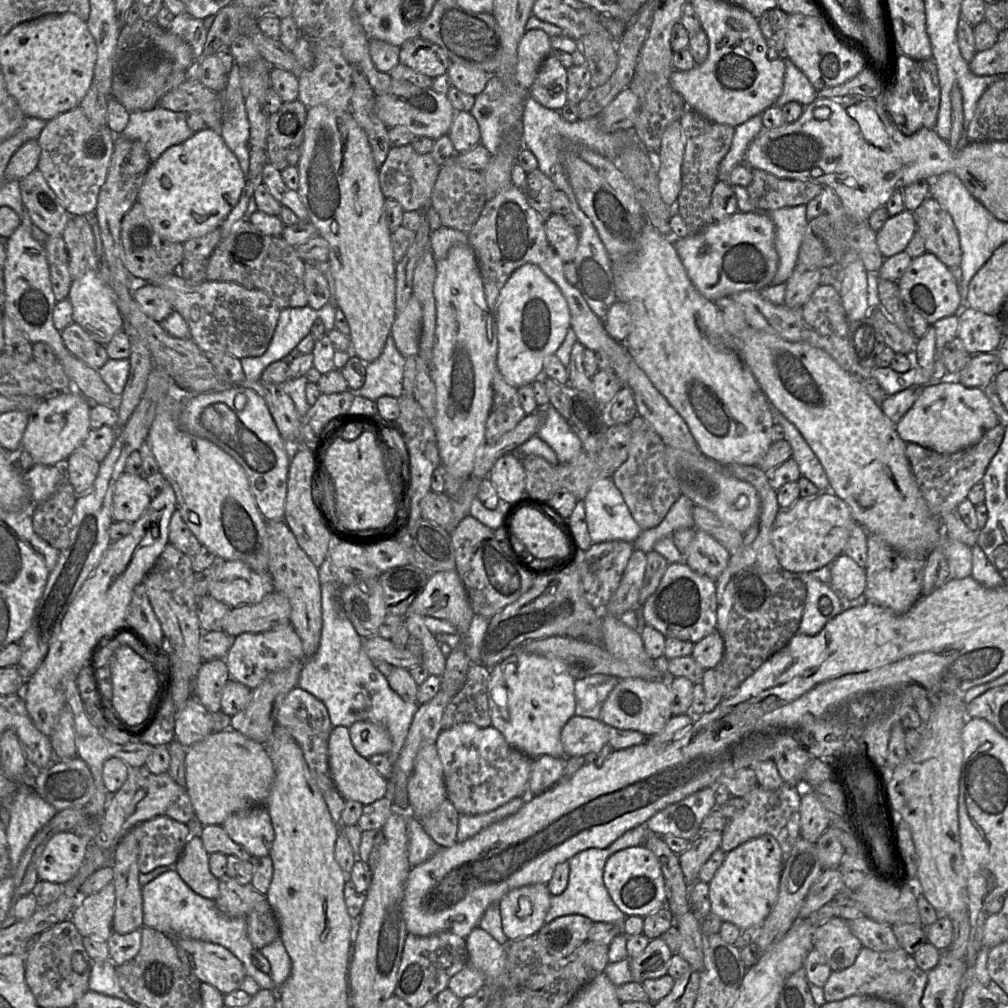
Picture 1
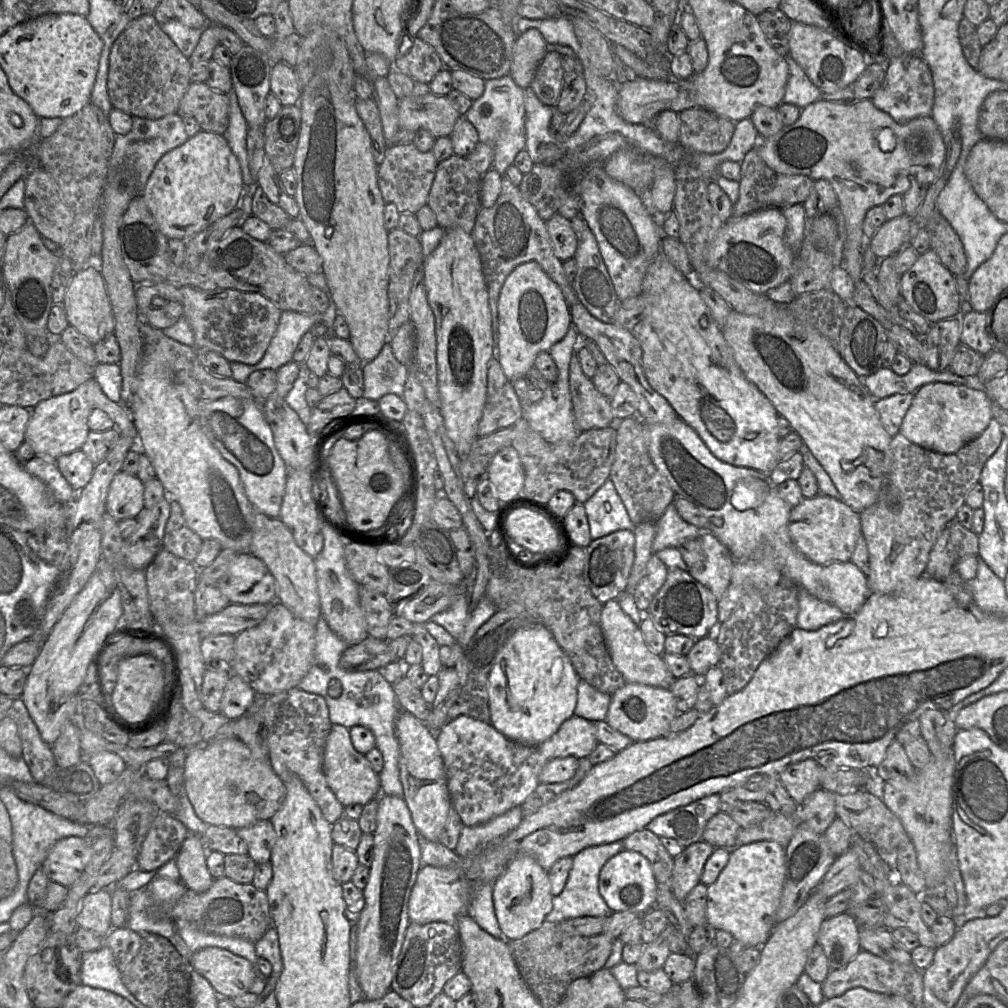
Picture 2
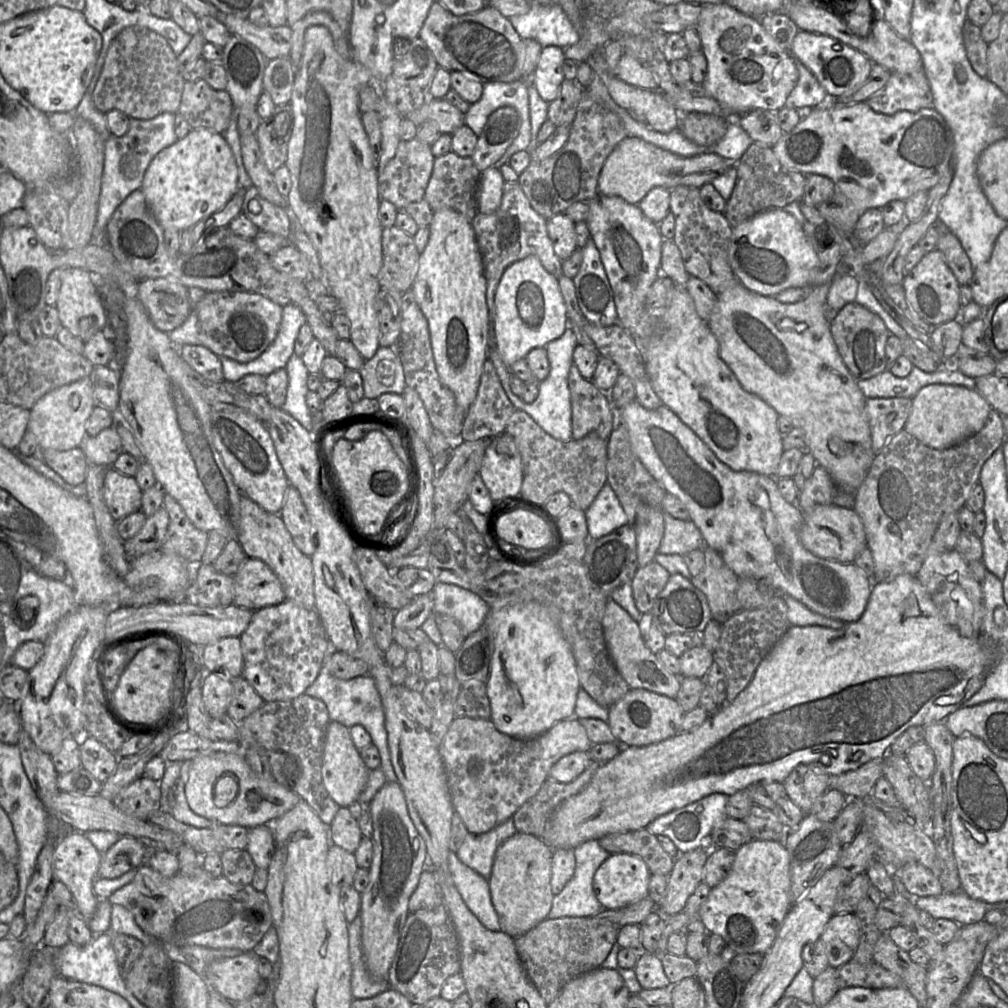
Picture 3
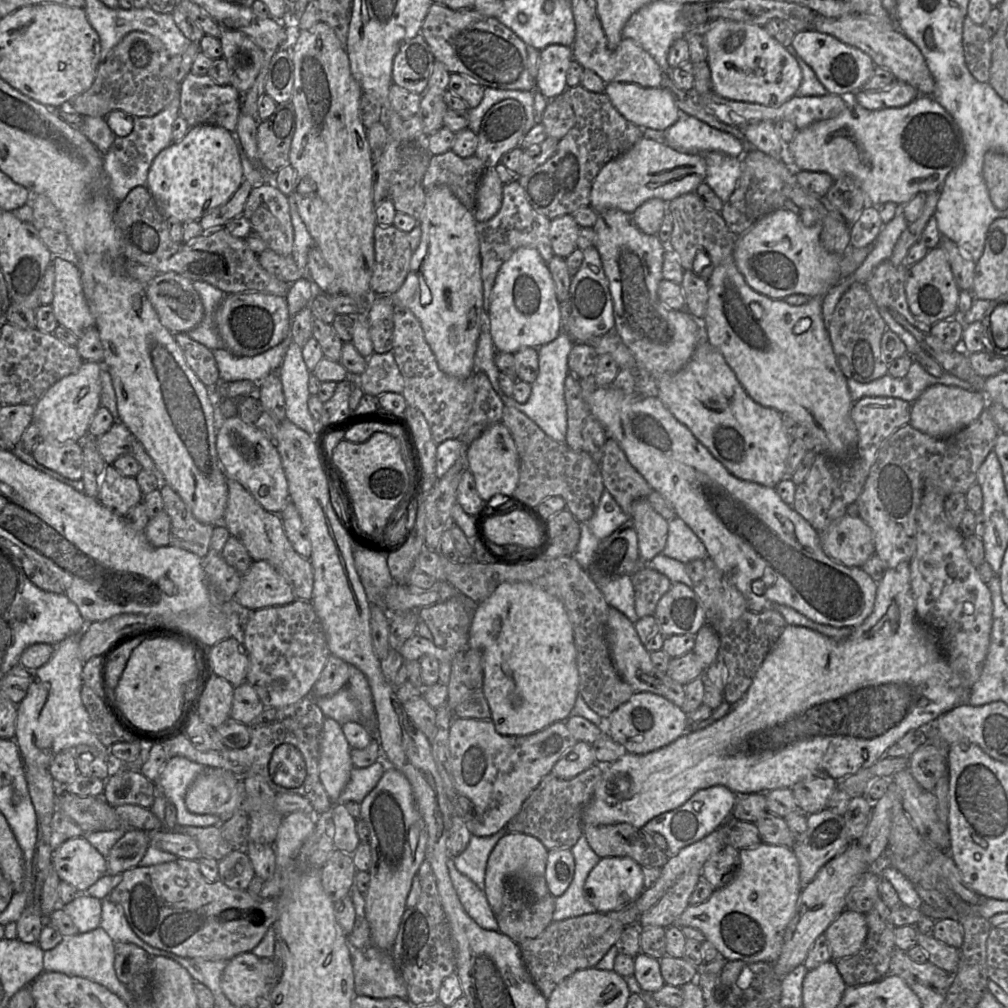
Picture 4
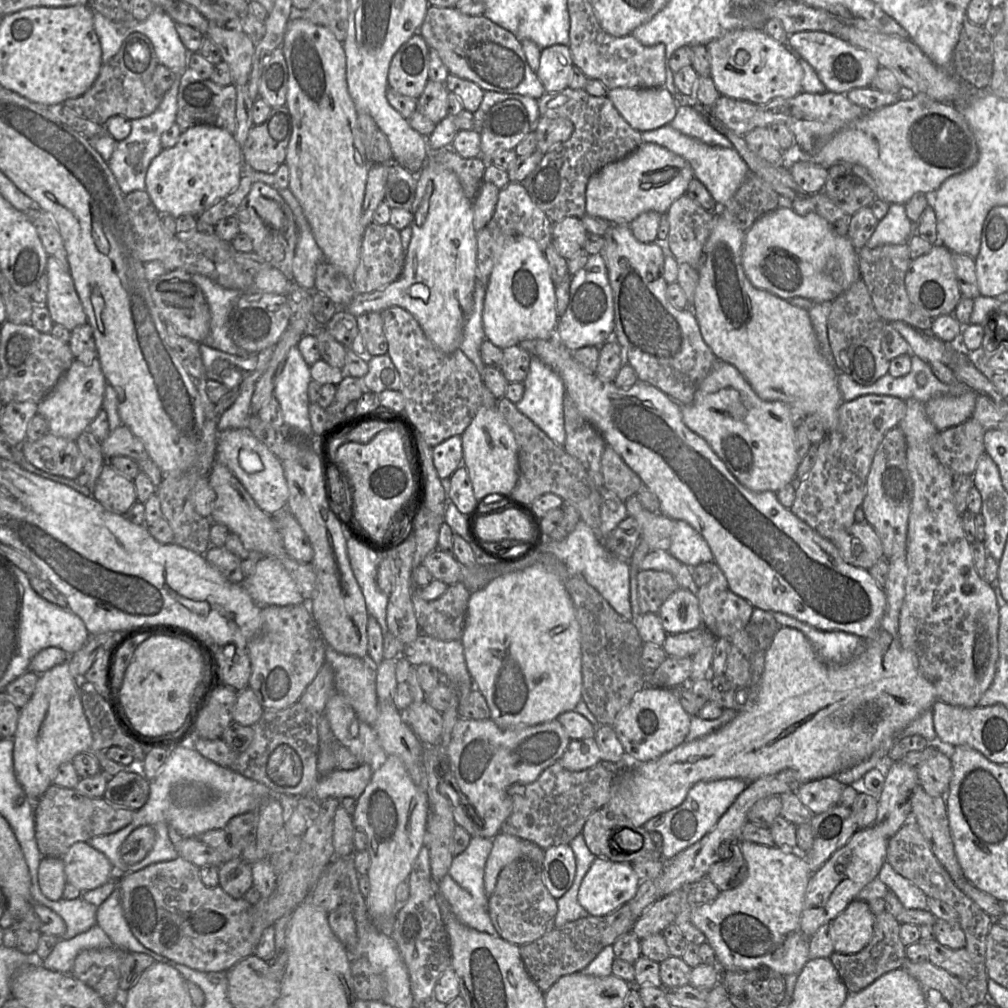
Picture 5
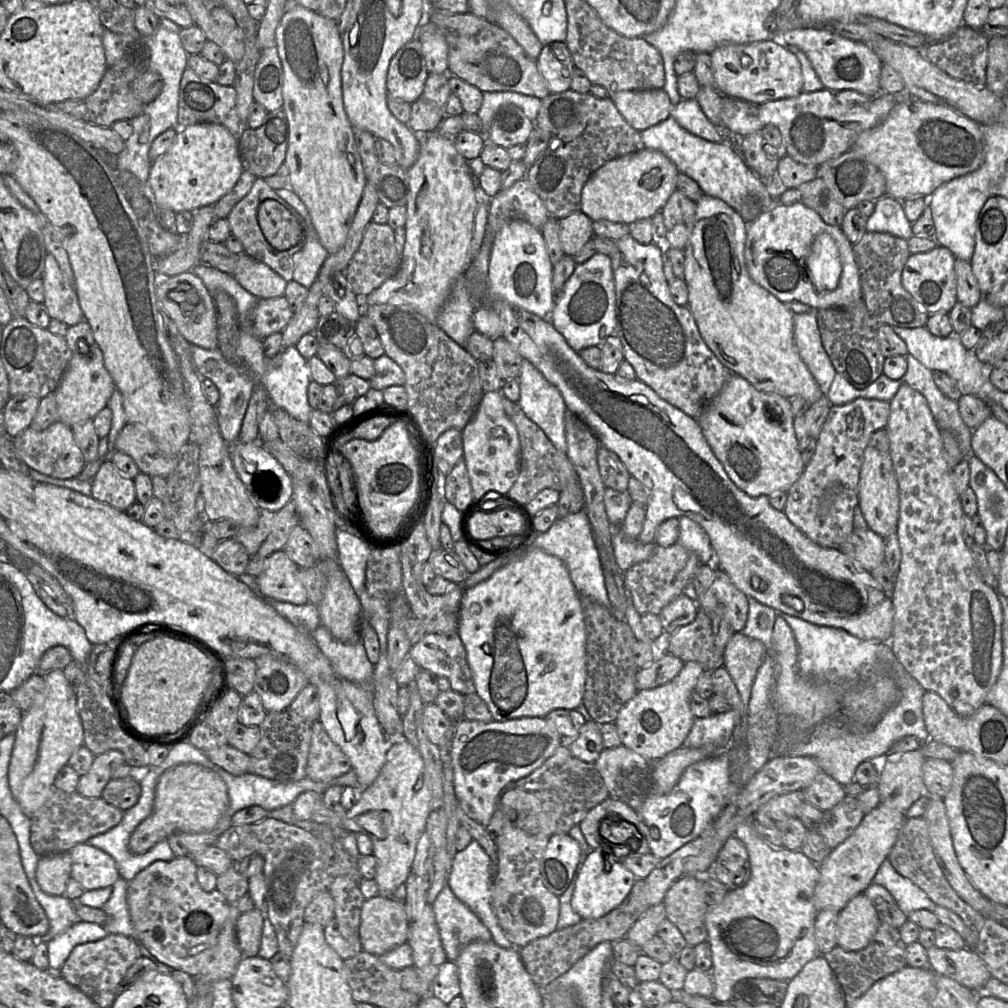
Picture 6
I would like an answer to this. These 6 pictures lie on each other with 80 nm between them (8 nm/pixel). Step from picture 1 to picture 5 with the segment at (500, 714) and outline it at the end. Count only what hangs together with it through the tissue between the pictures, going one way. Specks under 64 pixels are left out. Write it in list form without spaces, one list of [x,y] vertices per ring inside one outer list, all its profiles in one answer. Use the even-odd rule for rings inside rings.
[[[540,565],[529,566],[523,570],[503,574],[490,581],[485,587],[470,594],[461,637],[464,659],[474,686],[485,697],[491,717],[501,729],[534,726],[558,718],[564,712],[573,711],[582,699],[582,652],[580,626],[576,618],[572,600],[560,579]]]

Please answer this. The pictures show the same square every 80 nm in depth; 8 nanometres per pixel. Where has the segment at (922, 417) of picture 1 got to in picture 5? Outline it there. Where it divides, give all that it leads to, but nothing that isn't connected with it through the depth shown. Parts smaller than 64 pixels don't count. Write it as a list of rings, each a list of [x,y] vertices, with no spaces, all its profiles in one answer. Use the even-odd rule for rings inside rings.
[[[968,390],[960,395],[938,395],[924,404],[929,420],[938,431],[957,426],[972,417],[977,393]]]

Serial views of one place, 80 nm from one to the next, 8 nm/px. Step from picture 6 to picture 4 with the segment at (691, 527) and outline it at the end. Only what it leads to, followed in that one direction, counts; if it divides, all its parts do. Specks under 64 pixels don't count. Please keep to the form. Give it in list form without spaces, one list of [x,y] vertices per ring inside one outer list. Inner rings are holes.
[[[678,517],[668,520],[668,538],[662,553],[683,564],[708,557],[701,539]]]

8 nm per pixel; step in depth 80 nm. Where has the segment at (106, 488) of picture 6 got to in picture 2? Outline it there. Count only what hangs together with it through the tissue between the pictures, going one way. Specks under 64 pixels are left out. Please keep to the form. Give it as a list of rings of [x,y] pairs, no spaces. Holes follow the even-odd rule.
[[[125,471],[118,472],[108,490],[106,509],[118,522],[138,518],[145,509],[145,484]]]

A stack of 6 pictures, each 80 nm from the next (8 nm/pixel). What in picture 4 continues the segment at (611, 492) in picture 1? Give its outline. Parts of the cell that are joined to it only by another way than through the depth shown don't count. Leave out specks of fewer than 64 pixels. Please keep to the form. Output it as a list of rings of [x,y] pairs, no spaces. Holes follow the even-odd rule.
[[[604,488],[597,510],[587,523],[591,532],[600,540],[611,535],[629,518],[612,494]]]

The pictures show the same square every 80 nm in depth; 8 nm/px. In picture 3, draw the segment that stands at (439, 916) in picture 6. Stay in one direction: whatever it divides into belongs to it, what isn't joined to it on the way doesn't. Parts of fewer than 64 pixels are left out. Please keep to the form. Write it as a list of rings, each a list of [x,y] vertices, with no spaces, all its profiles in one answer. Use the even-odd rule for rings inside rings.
[[[454,852],[448,854],[448,866],[454,885],[467,908],[485,928],[502,931],[491,901],[488,879],[463,864]]]

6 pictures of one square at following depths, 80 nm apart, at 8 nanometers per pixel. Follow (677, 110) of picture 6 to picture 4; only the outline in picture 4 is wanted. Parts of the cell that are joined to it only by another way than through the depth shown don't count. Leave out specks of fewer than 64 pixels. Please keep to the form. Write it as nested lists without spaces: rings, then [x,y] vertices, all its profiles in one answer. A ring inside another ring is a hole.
[[[682,111],[678,120],[664,133],[664,143],[681,153],[720,152],[742,158],[746,152],[744,144],[733,135]]]

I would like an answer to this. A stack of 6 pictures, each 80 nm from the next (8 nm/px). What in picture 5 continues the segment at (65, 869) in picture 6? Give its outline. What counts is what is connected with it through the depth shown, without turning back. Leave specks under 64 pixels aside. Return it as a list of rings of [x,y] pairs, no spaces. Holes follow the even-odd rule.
[[[43,857],[38,870],[38,881],[45,897],[52,901],[60,900],[67,884],[62,858]]]

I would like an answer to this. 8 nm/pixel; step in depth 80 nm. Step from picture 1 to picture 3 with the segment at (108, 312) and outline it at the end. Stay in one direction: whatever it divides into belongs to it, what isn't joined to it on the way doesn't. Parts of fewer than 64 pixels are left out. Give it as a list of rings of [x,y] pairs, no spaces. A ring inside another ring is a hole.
[[[62,268],[60,278],[61,287],[55,305],[59,320],[63,327],[85,343],[96,332],[109,325],[107,311],[96,286],[96,277],[84,269]]]

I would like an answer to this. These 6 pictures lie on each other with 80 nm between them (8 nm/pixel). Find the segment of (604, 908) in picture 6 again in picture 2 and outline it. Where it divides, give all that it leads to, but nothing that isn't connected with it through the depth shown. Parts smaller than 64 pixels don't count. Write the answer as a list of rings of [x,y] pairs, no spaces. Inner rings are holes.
[[[622,850],[602,867],[598,890],[612,912],[630,911],[644,914],[655,907],[657,881],[646,857],[635,851]]]

